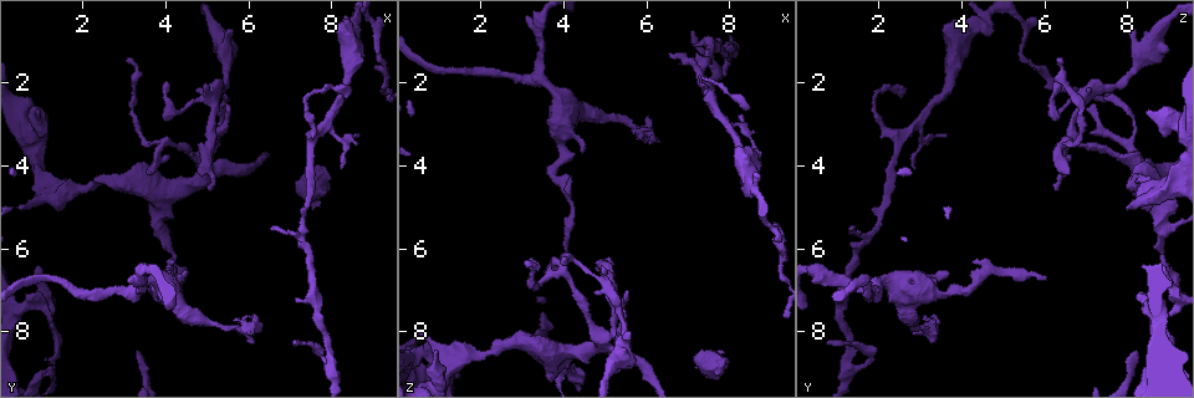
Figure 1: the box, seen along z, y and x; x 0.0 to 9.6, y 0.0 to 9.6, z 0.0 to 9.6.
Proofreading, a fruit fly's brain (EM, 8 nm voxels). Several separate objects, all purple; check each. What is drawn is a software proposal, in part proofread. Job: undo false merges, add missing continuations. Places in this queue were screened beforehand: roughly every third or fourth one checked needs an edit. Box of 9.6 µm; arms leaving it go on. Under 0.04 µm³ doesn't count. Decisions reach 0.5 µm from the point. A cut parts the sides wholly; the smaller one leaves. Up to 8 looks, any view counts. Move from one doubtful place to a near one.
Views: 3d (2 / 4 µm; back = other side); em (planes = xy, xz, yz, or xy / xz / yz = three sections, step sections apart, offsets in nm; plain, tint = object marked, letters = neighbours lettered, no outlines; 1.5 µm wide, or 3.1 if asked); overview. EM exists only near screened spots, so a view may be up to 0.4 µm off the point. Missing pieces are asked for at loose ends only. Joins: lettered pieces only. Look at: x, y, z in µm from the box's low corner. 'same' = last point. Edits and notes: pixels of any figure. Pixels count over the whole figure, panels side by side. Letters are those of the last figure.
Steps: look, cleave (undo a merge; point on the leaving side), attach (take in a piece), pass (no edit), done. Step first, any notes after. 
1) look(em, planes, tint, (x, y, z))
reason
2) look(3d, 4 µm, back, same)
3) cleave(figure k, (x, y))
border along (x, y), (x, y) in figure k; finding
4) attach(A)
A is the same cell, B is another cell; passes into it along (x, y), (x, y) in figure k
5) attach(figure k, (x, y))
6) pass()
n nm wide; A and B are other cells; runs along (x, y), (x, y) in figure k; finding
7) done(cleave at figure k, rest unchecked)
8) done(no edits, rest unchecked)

look(3d, 2 µm, (4.20, 6.20, 8.80))
sudden change in width

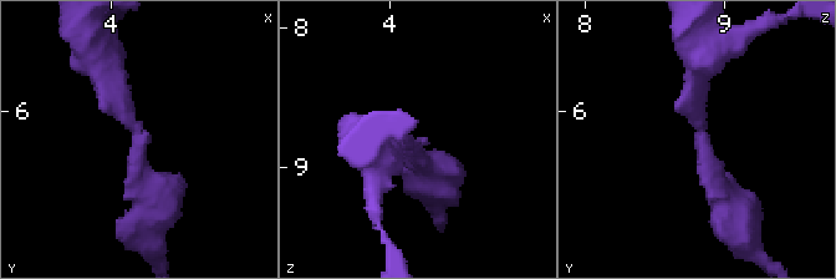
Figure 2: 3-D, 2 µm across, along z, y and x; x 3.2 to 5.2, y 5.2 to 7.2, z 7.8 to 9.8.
look(em, planes, plain, (4.16, 6.16, 8.80))

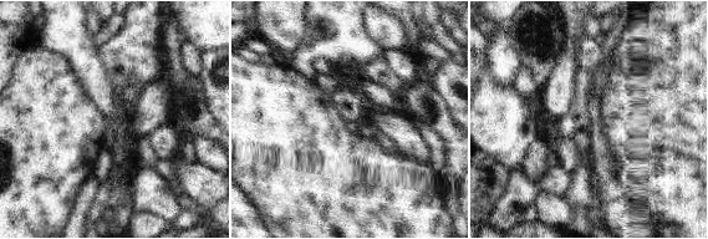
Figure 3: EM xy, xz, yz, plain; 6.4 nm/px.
look(em, planes, letters, same)
see the neighbours

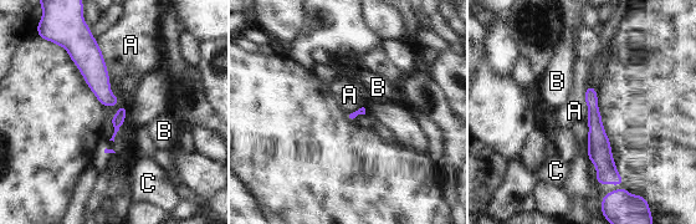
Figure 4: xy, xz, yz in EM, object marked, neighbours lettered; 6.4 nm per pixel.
pass()
60 nm wide; A, B and C are other cells; border along (97, 42), (109, 75) in figure 4; continuous, no second neuron

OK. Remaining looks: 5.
look(3d, 4 µm, (0.85, 7.40, 8.45))
calibre changes

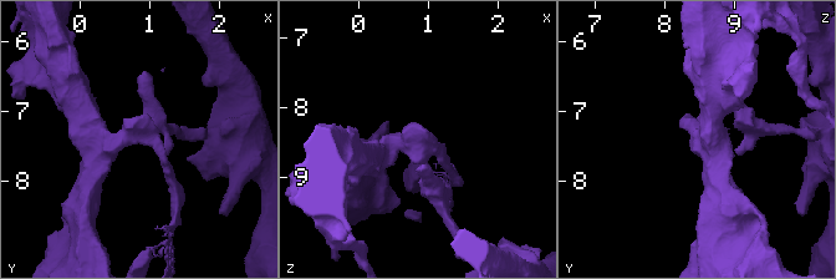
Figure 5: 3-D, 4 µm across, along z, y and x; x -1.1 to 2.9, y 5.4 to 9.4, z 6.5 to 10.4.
look(em, planes, tint, (0.85, 7.30, 8.55))

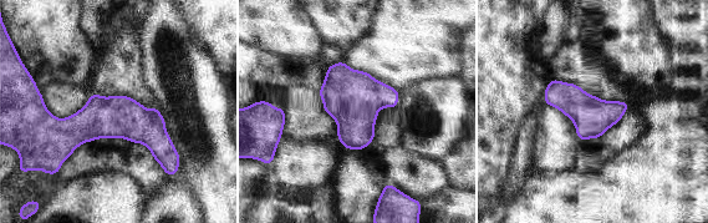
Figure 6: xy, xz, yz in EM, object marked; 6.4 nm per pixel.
look(em, planes, letters, same)
see the neighbours

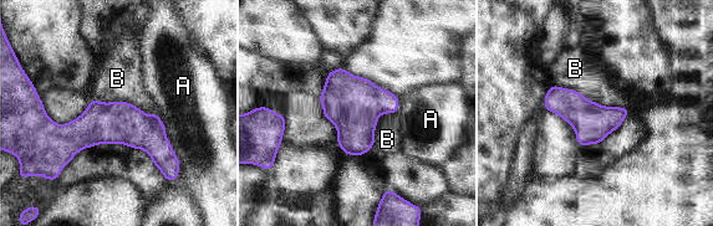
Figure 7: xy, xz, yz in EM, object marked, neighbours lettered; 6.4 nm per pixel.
pass()
A and B are other cells; runs along (44, 126), (141, 132), (176, 167) in figure 7; all the same neuron

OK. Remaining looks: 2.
look(em, xz, step 4, letters, (3.00, 1.45, 6.30))
thin end

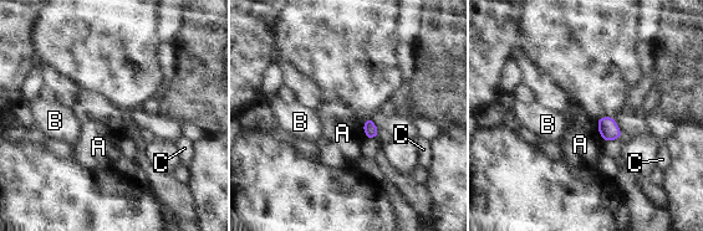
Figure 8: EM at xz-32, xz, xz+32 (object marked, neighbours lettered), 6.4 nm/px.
look(em, planes, letters, same)

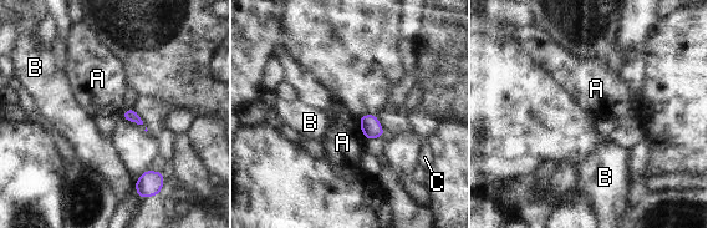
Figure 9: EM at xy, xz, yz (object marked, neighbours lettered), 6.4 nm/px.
pass()
A touches over 140 nm; A, B and C are other cells; no lettered piece goes on from it

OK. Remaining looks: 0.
done(no edits, rest unchecked)

